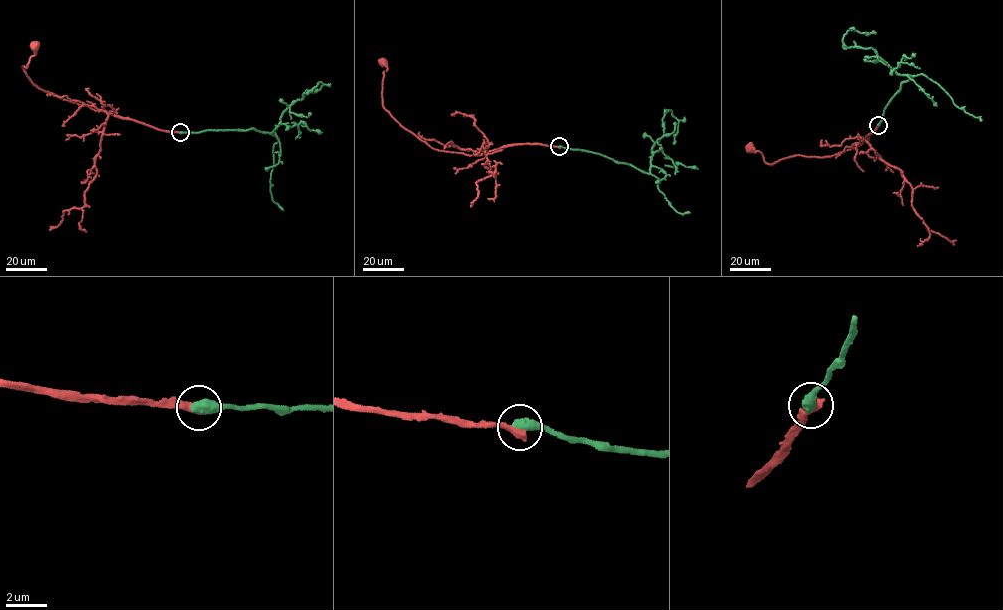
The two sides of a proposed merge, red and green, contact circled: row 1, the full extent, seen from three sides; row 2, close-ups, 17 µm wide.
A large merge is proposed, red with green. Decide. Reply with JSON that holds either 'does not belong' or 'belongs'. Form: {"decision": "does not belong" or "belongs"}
{"decision": "does not belong"}

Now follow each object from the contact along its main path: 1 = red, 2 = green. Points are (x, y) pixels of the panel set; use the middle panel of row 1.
1: (559, 147), (513, 144), (470, 155), (431, 148), (384, 107), (383, 72), (387, 69), (383, 62)
2: (559, 146), (595, 152), (649, 173), (651, 150), (663, 135), (662, 118), (669, 110), (678, 120), (673, 144)

